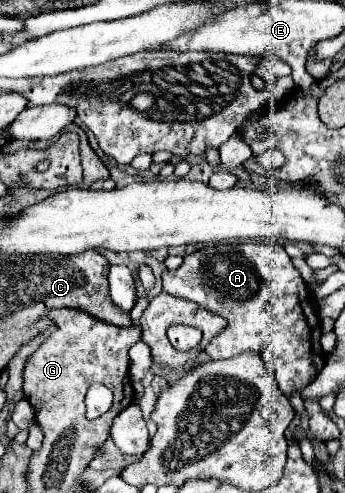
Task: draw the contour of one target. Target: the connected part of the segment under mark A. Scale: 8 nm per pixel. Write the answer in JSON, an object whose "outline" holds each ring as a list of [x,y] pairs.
{"outline":[[[217,244],[201,248],[193,254],[187,254],[177,270],[163,272],[163,290],[173,296],[191,300],[201,308],[223,316],[229,322],[227,330],[223,330],[209,344],[209,350],[205,350],[213,360],[233,358],[247,350],[257,352],[261,354],[265,368],[269,368],[275,374],[277,384],[285,396],[289,396],[295,388],[307,386],[323,368],[325,360],[319,346],[321,328],[315,300],[281,244]]]}

